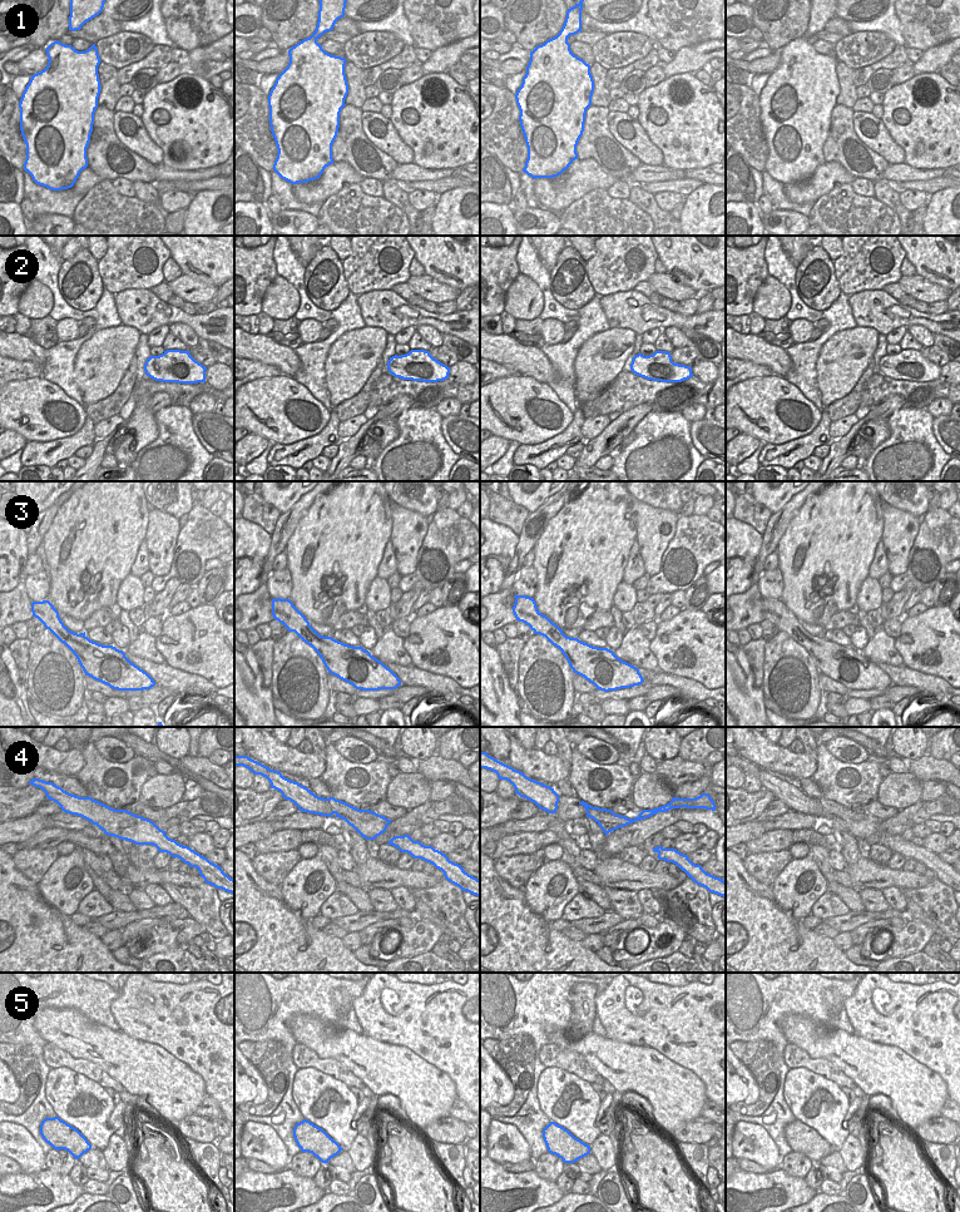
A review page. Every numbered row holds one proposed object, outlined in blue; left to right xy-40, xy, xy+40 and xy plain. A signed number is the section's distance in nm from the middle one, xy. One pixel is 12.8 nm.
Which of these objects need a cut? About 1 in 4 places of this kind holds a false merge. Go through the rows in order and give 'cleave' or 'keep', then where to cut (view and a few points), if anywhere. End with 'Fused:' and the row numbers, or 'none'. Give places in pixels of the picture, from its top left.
1: keep; cut none
2: keep; cut none
3: keep; cut none
4: cleave; cut xy+40 (598, 821), (626, 825)
5: keep; cut none
Fused: 4

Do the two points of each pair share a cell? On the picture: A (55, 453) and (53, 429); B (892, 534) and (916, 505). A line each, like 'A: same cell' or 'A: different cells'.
A: different cells
B: different cells

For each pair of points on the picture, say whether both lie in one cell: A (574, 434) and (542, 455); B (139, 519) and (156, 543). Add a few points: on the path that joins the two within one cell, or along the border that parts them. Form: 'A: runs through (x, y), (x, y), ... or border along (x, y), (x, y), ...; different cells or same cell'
A: runs through (567, 439), (549, 450); same cell
B: border along (149, 510), (148, 528), (144, 538); different cells

